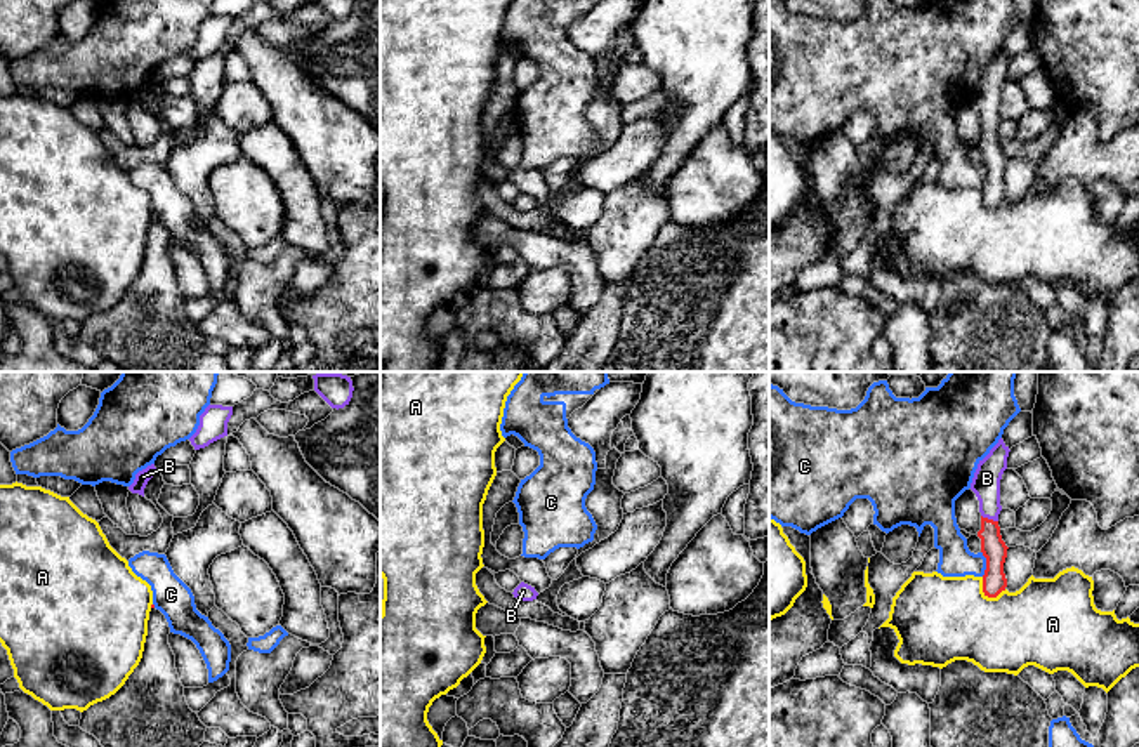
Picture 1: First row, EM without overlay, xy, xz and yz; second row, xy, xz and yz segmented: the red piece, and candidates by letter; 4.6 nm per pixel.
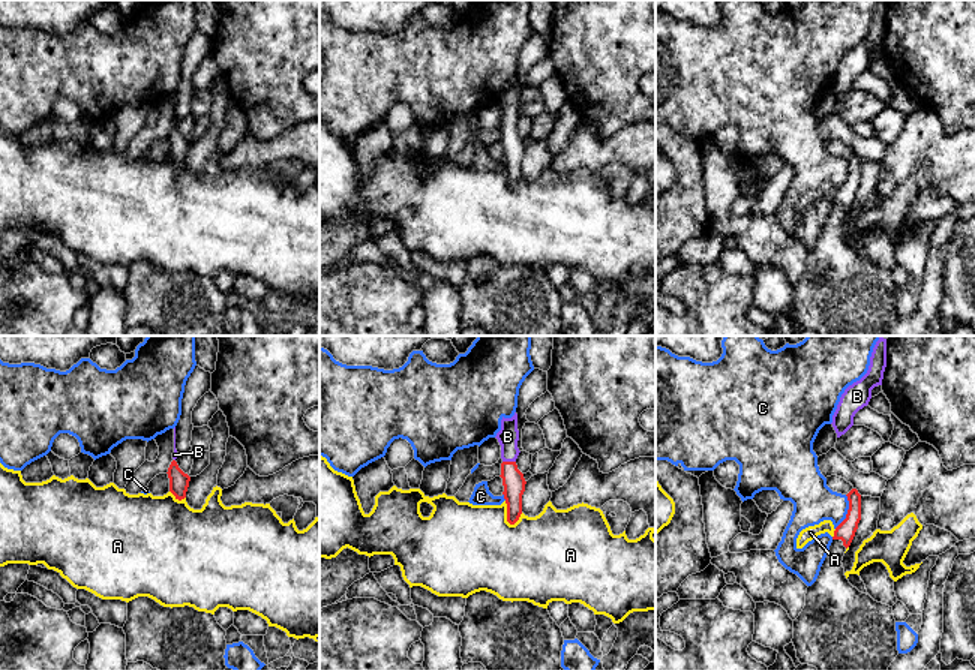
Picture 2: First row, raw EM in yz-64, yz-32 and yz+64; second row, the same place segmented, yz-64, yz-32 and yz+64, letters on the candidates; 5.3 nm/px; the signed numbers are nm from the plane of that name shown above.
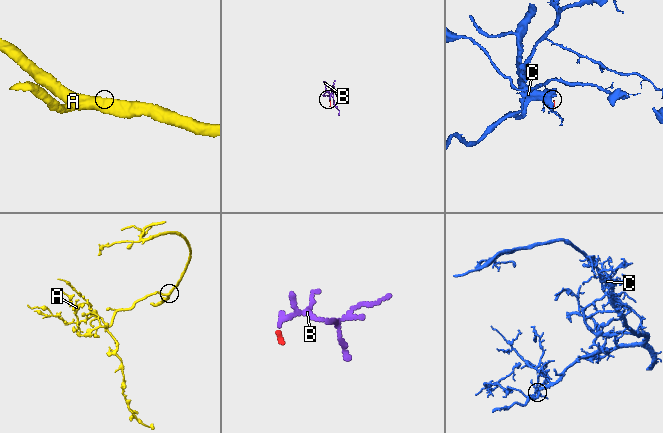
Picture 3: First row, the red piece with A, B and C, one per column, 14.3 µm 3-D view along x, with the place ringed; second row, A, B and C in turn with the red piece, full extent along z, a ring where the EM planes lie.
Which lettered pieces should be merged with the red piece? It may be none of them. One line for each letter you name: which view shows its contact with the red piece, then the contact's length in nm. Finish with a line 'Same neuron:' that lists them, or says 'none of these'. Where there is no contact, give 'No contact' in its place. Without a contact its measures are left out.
B: Touches red in yz. Shared border 90 nm
Same neuron: B

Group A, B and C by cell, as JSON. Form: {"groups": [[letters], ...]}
{"groups": [["A"], ["B"], ["C"]]}

